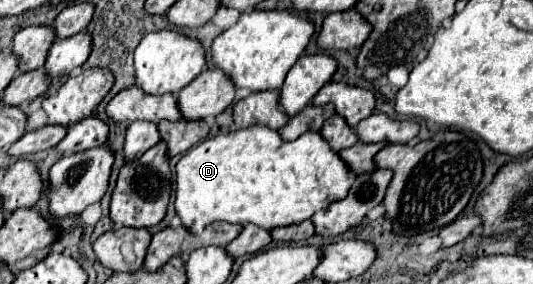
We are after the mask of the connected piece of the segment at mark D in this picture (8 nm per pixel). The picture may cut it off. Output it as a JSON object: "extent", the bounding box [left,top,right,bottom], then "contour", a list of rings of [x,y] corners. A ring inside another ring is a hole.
{"extent":[176,124,356,234],"contour":[[[254,124],[236,132],[206,138],[188,150],[188,154],[176,164],[176,212],[182,218],[182,224],[194,234],[200,234],[202,228],[216,220],[226,220],[232,224],[252,222],[272,230],[312,218],[314,212],[326,208],[332,200],[346,198],[354,180],[356,174],[350,172],[346,162],[330,148],[320,132],[310,130],[300,138],[286,142],[278,130],[264,124]]]}

